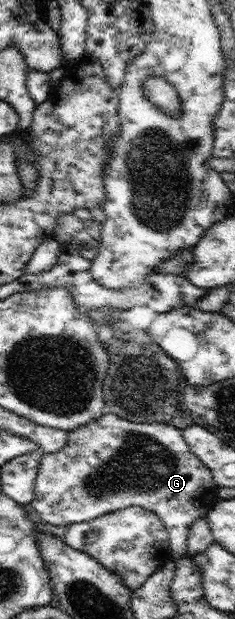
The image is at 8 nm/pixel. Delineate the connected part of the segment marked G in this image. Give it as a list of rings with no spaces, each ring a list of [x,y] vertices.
[[[109,410],[87,425],[68,431],[67,443],[60,451],[42,454],[34,488],[31,506],[45,522],[66,528],[129,506],[140,506],[154,512],[168,531],[171,559],[175,561],[188,553],[187,542],[194,521],[206,517],[219,499],[213,475],[197,455],[191,453],[181,429],[159,422],[133,423]]]

